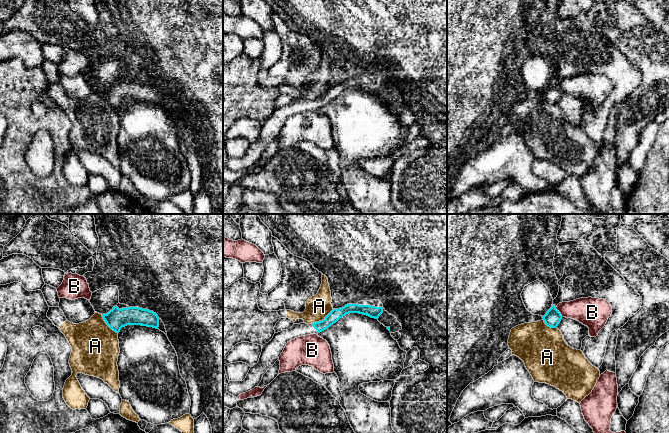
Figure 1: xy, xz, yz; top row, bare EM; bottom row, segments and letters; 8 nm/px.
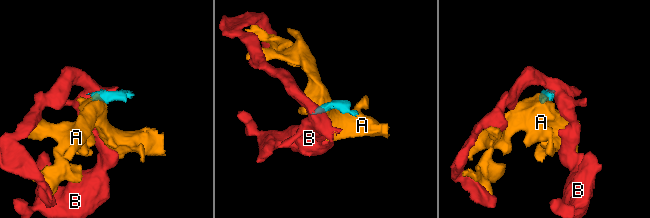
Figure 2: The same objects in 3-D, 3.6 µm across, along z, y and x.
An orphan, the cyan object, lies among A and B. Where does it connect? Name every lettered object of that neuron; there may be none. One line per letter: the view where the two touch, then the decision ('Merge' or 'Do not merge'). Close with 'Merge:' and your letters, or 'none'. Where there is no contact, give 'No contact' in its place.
A: Touches cyan in xz. Do not merge
B: Touches cyan in yz. Do not merge
Merge: none

